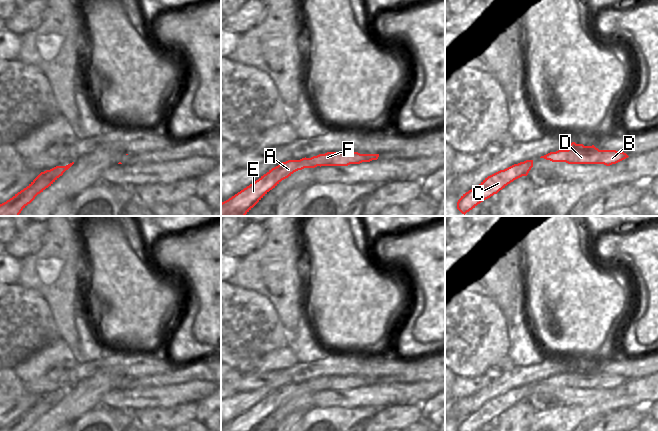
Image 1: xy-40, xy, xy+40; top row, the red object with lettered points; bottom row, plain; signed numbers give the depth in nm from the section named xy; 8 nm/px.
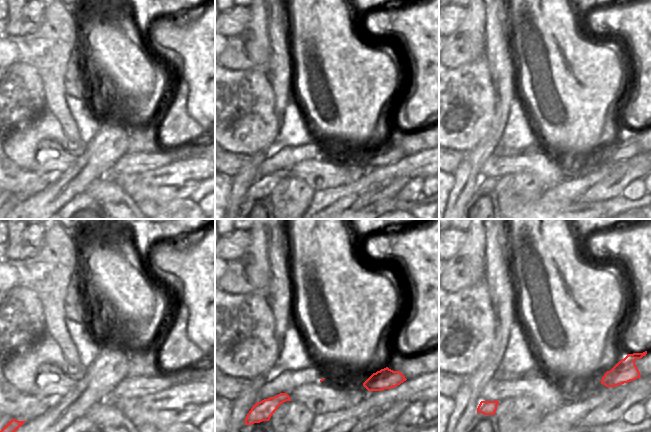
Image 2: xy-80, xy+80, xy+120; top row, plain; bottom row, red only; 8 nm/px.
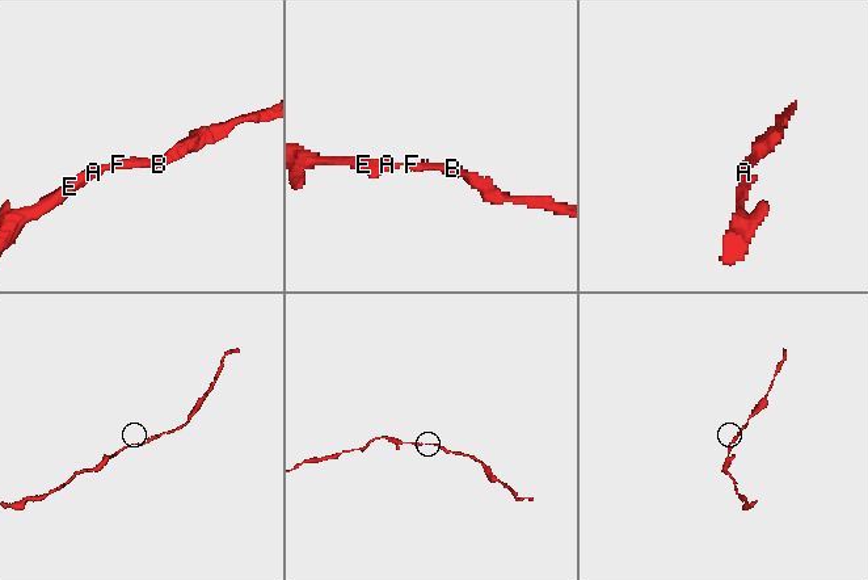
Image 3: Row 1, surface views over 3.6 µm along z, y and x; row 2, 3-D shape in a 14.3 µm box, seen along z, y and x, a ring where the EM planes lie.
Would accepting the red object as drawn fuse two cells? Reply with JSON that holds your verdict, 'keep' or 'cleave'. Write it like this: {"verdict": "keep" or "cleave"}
{"verdict": "keep"}

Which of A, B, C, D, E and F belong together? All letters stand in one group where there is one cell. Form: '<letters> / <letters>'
A B C D E F

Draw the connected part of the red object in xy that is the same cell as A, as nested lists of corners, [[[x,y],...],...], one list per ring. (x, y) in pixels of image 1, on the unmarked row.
[[[327,376],[311,382],[288,384],[269,394],[258,404],[221,427],[221,431],[254,431],[270,414],[294,396],[317,390],[348,390],[377,384],[379,378],[358,376]]]

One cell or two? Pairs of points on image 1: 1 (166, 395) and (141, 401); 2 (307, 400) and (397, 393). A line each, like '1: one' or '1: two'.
1: one
2: two

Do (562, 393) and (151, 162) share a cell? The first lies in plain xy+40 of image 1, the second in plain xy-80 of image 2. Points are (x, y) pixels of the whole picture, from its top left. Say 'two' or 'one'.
two

